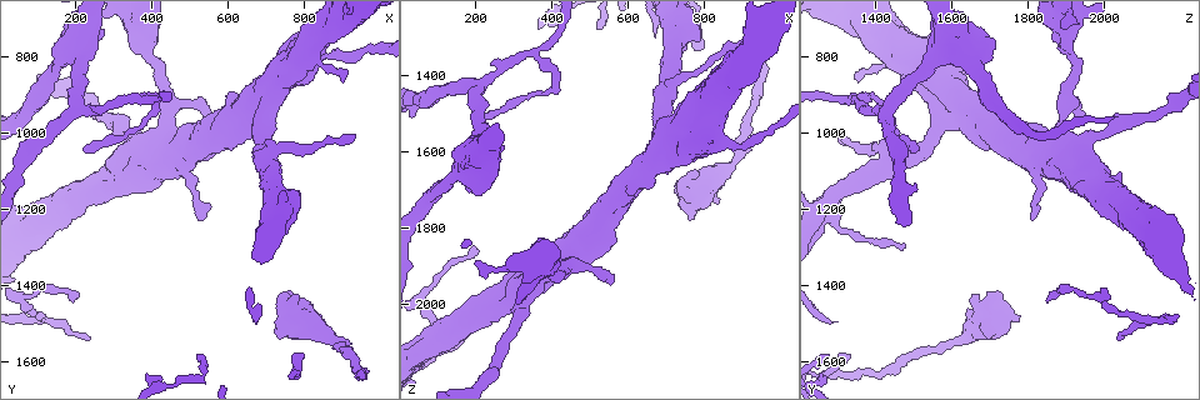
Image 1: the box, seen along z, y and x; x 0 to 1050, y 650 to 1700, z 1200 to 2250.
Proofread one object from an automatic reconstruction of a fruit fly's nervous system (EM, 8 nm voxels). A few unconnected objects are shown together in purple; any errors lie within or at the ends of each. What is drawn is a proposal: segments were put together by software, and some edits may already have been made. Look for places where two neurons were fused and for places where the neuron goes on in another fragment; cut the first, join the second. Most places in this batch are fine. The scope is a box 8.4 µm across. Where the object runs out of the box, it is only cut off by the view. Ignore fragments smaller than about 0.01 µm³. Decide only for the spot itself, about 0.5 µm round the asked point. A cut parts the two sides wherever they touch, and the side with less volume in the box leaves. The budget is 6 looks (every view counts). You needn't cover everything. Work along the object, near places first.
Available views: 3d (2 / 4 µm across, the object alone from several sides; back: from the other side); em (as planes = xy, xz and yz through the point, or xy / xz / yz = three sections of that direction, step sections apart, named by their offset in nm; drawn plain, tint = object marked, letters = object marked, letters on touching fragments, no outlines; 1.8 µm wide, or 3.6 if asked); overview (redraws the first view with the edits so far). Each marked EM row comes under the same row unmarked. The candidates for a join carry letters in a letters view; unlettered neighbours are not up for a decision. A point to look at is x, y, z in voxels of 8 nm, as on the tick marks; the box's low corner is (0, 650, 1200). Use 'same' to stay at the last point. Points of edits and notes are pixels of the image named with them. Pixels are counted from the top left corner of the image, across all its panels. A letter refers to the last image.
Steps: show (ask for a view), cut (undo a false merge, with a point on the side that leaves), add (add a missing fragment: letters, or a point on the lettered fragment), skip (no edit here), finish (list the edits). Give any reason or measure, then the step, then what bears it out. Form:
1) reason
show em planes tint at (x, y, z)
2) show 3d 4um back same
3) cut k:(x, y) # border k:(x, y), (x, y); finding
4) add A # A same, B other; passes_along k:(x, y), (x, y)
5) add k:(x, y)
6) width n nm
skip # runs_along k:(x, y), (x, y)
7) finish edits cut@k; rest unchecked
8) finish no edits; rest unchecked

abrupt turn
show 3d 4um at (205, 780, 1585)

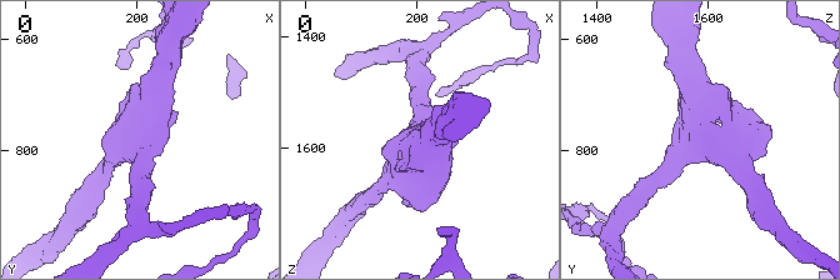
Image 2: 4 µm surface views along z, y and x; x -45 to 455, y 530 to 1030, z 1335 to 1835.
shape alone is not enough
show em 3.6um planes tint at (205, 785, 1580)

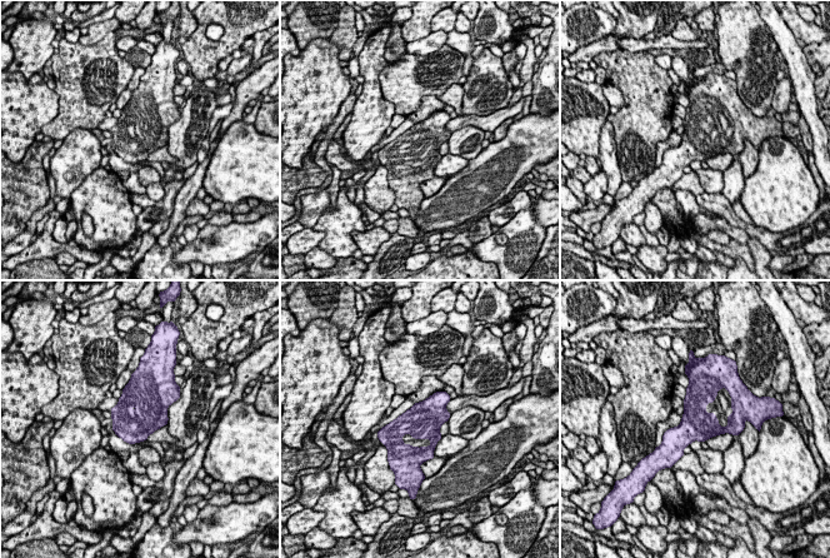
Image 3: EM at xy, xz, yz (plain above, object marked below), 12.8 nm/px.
show em 3.6um planes letters same

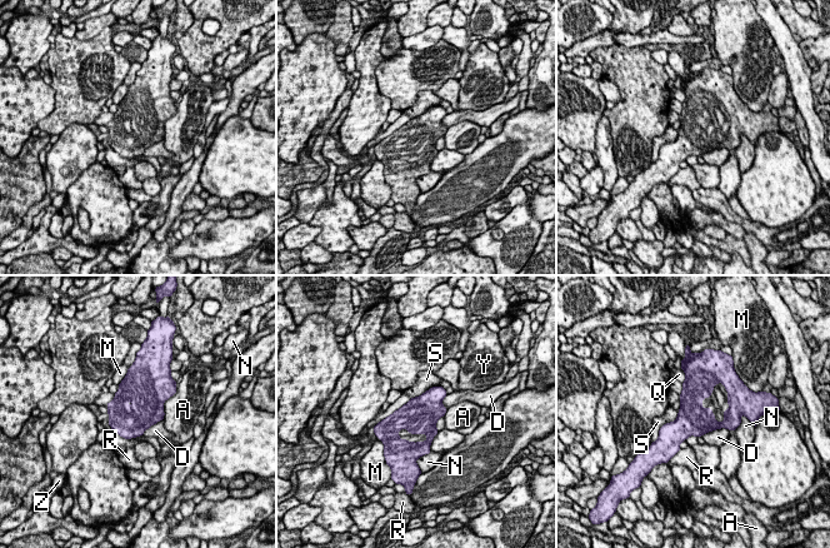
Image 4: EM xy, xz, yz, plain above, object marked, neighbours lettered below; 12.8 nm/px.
width 440 nm
skip # A other, D other, M other, N other, Q other, R other, S other, Y other, Z other; border 4:(733, 431), (715, 428), (700, 436); continuous, no second neuron

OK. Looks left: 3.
calibre changes
show em planes tint at (355, 1040, 1935)

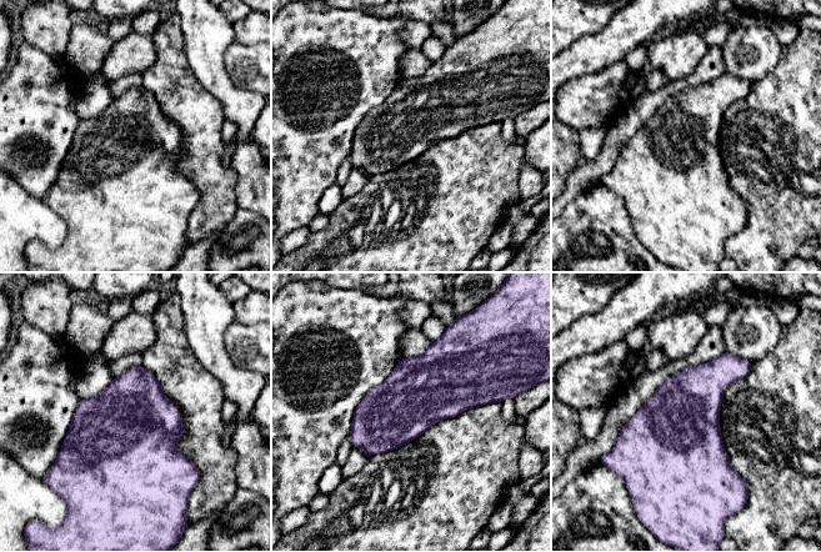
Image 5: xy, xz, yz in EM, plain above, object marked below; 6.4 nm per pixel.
what lies round it
show em planes letters same

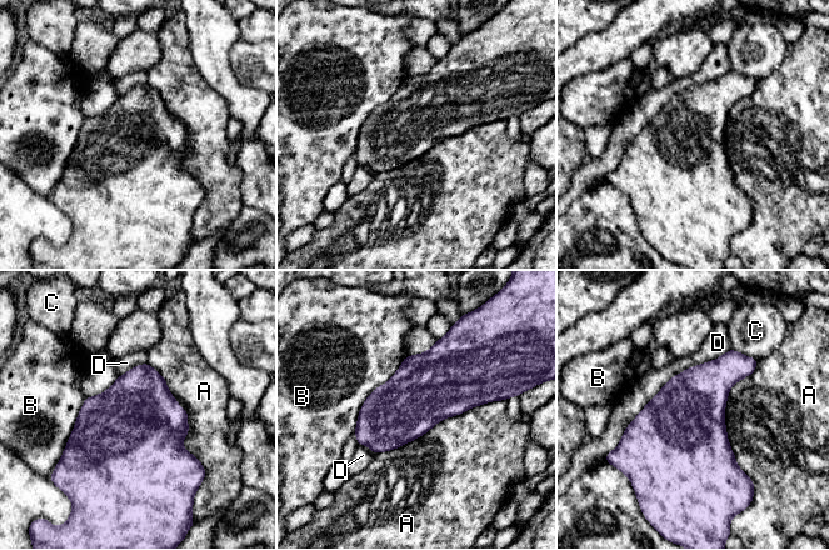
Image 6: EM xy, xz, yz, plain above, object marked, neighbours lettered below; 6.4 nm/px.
skip # A other, B other, C other, D other; all the same neuron

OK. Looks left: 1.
sharp bend
show em planes letters at (760, 1185, 1285)

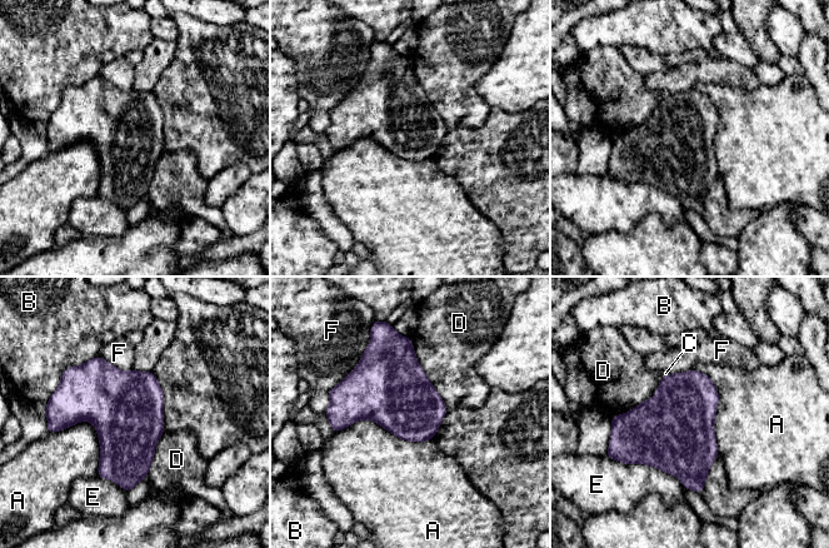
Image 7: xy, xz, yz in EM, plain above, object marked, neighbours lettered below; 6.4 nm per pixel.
skip # A other, B other, C other, D other, E other, F other; continuous, no second neuron

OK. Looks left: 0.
finish no edits; rest unchecked

